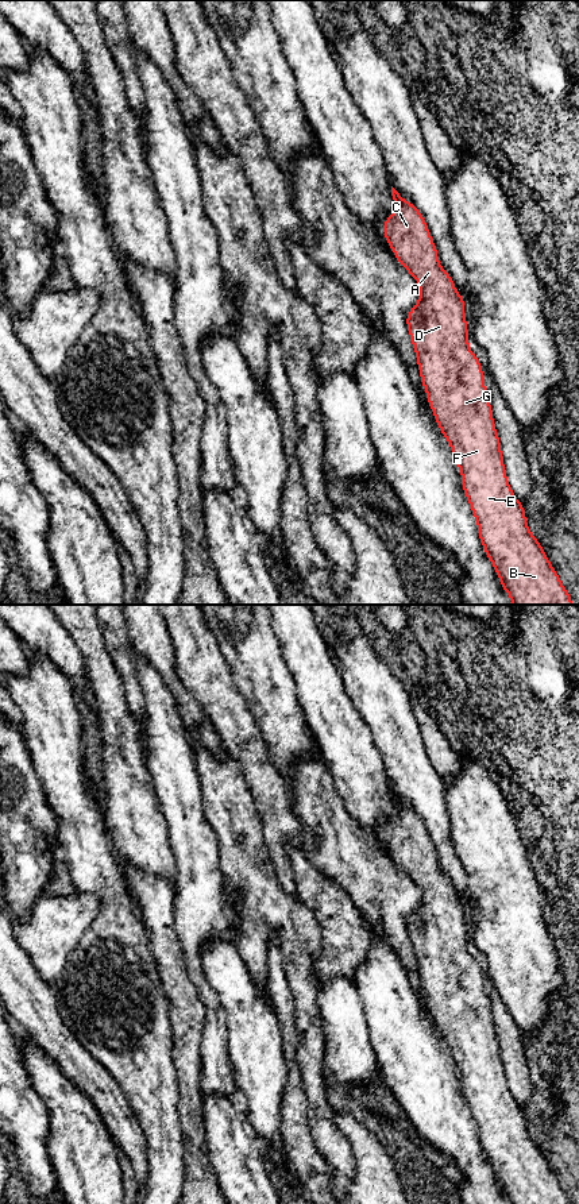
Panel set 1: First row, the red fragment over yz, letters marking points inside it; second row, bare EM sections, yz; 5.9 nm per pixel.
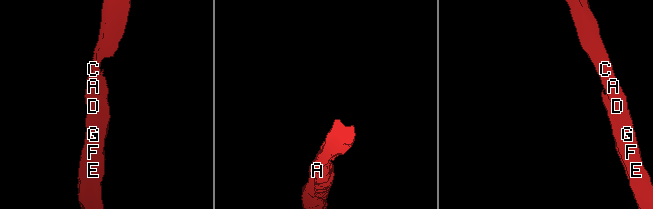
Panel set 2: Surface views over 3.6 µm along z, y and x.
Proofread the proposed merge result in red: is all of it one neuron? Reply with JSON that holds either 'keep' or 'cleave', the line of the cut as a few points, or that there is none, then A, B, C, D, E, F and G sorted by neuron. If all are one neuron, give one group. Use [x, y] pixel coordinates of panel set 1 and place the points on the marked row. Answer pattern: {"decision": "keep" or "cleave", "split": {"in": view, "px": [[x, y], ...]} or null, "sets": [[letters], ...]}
{"decision": "keep", "split": null, "sets": [["A", "B", "C", "D", "E", "F", "G"]]}

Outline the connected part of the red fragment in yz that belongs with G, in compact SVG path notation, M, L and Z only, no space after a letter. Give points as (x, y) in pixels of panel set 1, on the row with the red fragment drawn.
M391 186L394 212L383 221L383 234L397 261L421 285L417 305L408 312L406 325L417 356L421 383L439 429L452 448L462 485L487 557L513 605L574 605L543 547L530 533L525 509L514 497L503 467L490 397L479 359L468 347L464 297L440 266L437 250L424 216Z

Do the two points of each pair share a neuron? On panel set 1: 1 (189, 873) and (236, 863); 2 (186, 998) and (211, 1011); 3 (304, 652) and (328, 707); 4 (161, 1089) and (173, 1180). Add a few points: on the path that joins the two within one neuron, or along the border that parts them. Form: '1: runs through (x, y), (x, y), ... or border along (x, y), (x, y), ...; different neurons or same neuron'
1: border along (216, 836), (223, 887), (228, 898); different neurons
2: border along (189, 979), (204, 1013), (204, 1034), (201, 1038); different neurons
3: runs through (312, 666), (321, 694); same neuron
4: runs through (161, 1112), (165, 1157); same neuron

